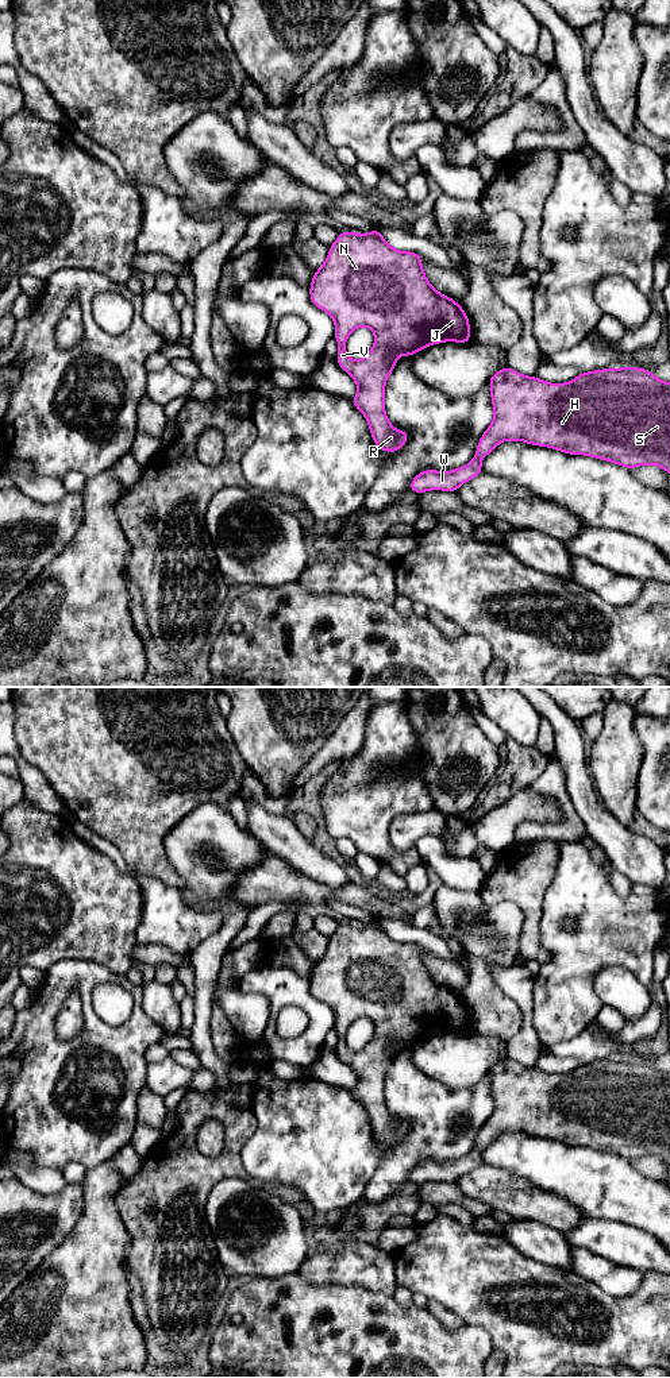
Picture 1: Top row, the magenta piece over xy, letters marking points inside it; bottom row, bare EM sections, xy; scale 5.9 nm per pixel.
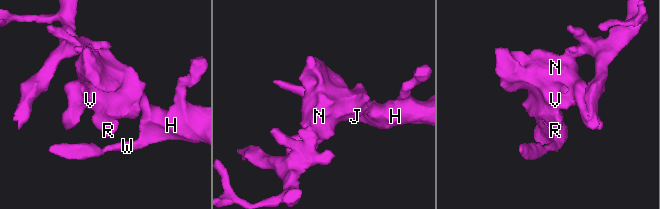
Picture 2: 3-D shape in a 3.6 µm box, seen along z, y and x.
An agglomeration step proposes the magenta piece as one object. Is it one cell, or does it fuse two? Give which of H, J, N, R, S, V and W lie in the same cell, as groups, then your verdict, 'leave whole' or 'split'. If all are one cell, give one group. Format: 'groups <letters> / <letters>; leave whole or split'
groups H J N R S V W; leave whole

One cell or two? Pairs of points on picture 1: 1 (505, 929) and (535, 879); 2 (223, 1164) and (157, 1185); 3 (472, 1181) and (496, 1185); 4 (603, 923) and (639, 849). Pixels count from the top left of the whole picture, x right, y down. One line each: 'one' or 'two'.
1: two
2: one
3: one
4: two

